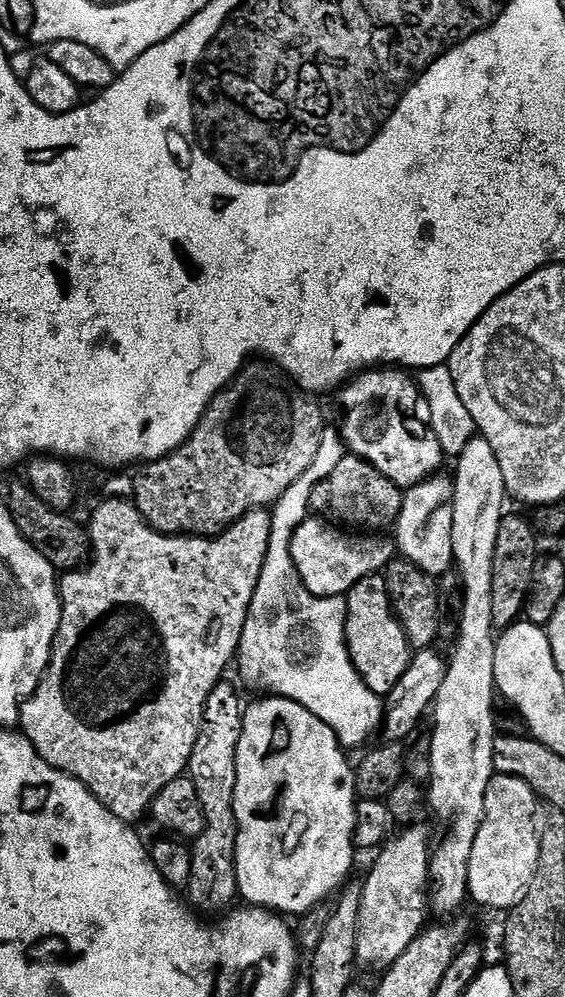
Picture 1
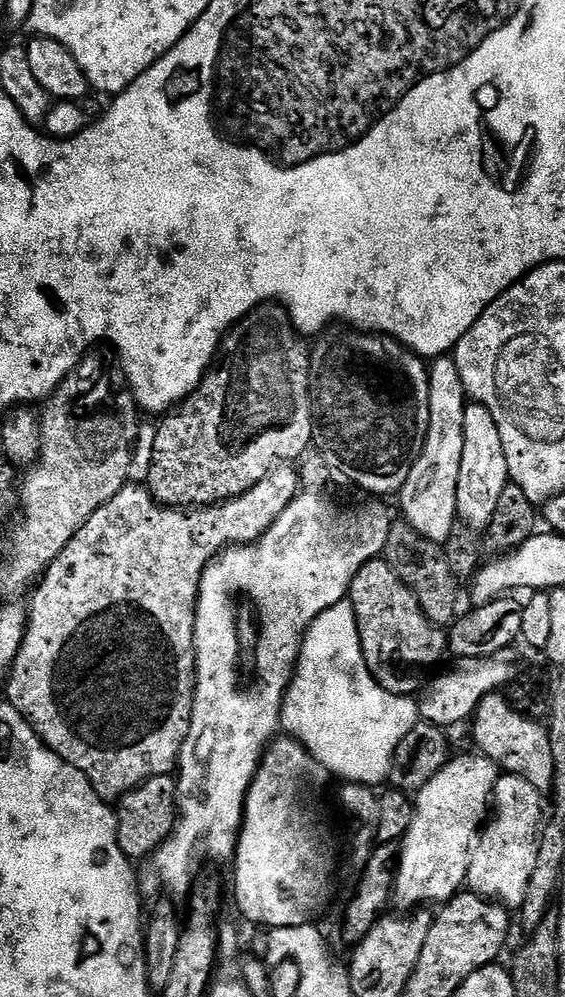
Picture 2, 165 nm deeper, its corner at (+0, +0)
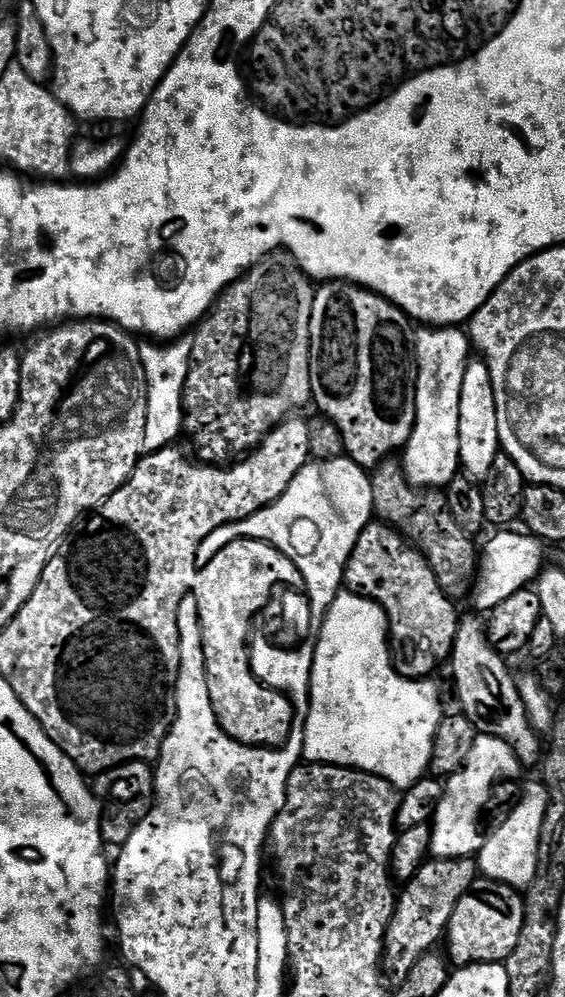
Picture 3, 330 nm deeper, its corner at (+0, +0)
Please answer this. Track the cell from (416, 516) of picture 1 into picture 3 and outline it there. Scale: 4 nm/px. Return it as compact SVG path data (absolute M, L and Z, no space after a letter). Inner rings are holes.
M424 326L415 333L414 355L416 425L402 450L402 463L411 484L417 488L440 490L461 471L458 406L462 398L462 378L466 378L470 359L470 337L467 331L456 326Z

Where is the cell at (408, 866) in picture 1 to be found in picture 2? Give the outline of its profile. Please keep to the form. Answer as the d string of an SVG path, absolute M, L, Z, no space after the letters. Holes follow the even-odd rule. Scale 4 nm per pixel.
M453 755L448 764L415 793L412 821L398 844L396 881L392 884L395 907L400 907L397 909L416 910L421 906L432 906L428 904L440 906L465 887L468 857L485 827L497 779L496 763L487 756Z

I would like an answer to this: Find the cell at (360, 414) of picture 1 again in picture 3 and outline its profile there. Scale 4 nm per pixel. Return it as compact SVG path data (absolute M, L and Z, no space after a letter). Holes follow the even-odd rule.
M343 280L324 282L317 287L314 298L314 314L310 314L310 386L312 387L312 400L317 404L319 415L324 416L342 434L342 442L347 459L352 460L365 470L371 470L383 460L395 457L397 453L408 444L410 434L416 425L416 357L414 355L414 324L413 321L398 306L394 306L377 292L370 292L360 288L357 284L349 284Z

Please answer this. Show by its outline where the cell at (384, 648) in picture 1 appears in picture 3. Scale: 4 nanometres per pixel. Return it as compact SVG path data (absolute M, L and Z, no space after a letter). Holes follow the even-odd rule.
M383 522L368 524L366 530L362 530L344 568L343 587L382 606L388 619L388 647L392 650L392 665L396 667L398 674L402 674L407 680L423 680L431 677L432 671L439 664L449 663L454 638L462 619L461 613L456 613L457 601L446 595L442 586L438 586L438 578L434 578L430 562L426 562L415 544L409 542L402 533Z

